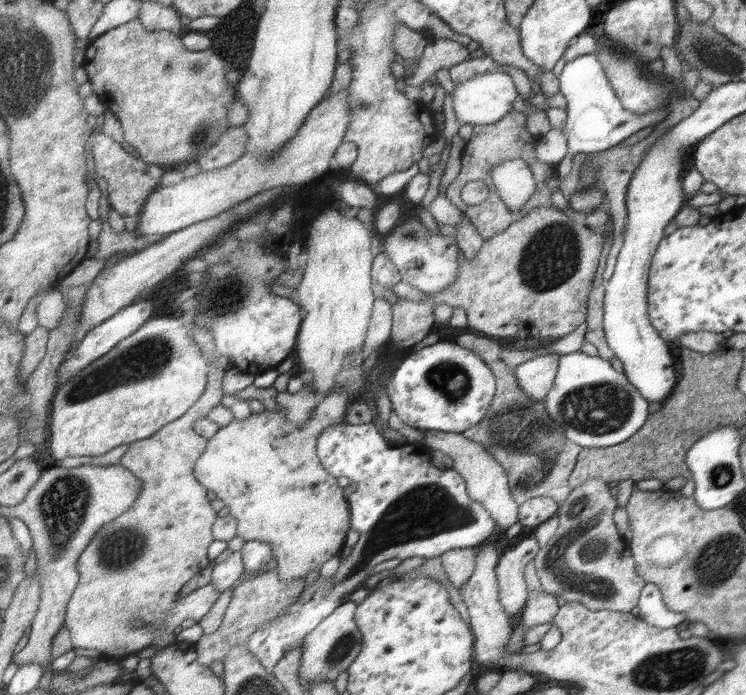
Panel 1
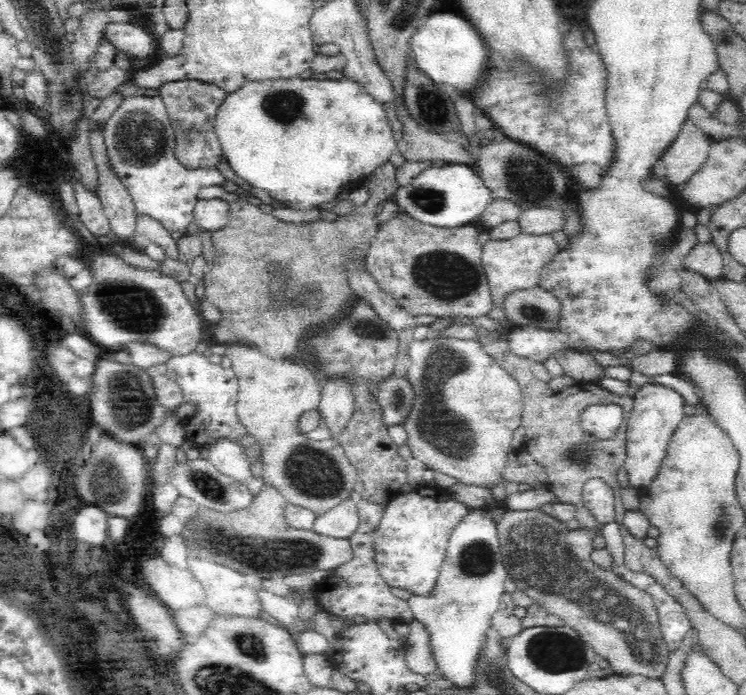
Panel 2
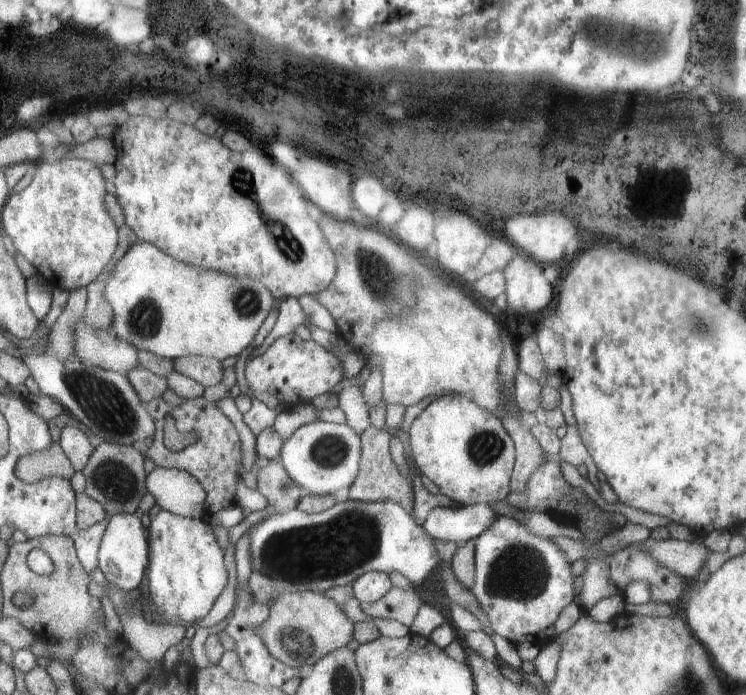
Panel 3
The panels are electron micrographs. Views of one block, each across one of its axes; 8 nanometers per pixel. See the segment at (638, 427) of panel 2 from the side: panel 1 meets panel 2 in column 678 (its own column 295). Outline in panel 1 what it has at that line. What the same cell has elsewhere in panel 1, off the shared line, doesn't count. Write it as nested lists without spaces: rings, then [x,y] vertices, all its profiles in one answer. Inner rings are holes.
[[[305,384],[301,392],[297,392],[297,394],[281,392],[277,396],[277,400],[281,404],[281,412],[287,414],[291,422],[295,422],[295,424],[307,424],[309,418],[311,418],[311,410],[317,408],[325,400],[325,396],[321,392],[317,392],[313,388],[313,384],[311,386]]]

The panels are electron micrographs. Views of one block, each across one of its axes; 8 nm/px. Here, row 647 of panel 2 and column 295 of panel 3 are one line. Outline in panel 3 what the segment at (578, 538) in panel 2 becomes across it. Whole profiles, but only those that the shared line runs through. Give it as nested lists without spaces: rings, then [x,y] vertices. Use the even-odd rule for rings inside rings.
[[[283,592],[269,600],[271,614],[267,622],[257,622],[257,634],[263,638],[271,654],[281,662],[301,668],[313,666],[327,654],[347,646],[355,638],[355,622],[341,610],[341,604],[325,596],[325,592]]]

